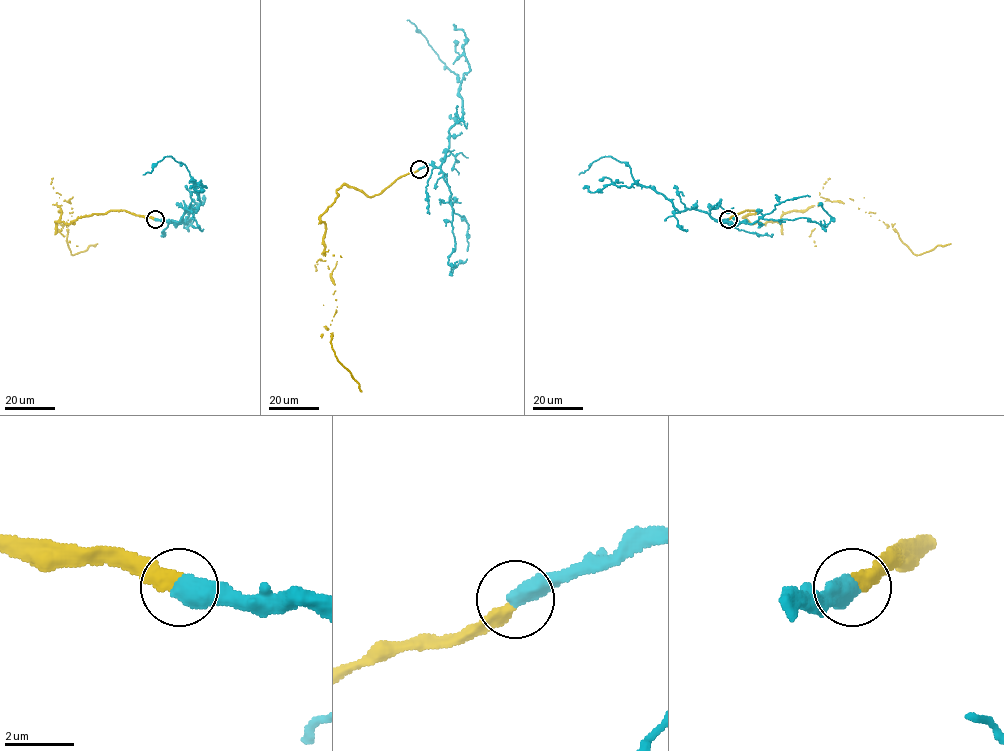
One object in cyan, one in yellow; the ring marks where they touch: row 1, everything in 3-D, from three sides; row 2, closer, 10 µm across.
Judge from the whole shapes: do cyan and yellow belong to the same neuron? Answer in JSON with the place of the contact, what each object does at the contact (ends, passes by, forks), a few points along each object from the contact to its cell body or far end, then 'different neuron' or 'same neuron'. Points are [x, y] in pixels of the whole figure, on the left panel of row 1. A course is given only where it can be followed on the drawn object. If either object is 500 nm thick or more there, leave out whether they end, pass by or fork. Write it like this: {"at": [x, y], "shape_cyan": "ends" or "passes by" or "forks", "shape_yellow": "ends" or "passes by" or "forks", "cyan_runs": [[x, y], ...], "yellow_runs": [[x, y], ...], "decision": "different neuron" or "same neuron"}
{"at": [155, 219], "cyan_runs": [[155, 219], [177, 222], [185, 208], [195, 212], [198, 194], [187, 166], [171, 156], [143, 174]], "yellow_runs": [[155, 219], [110, 211], [56, 222], [64, 200], [70, 198], [64, 226], [71, 254], [97, 243]], "decision": "same neuron"}

